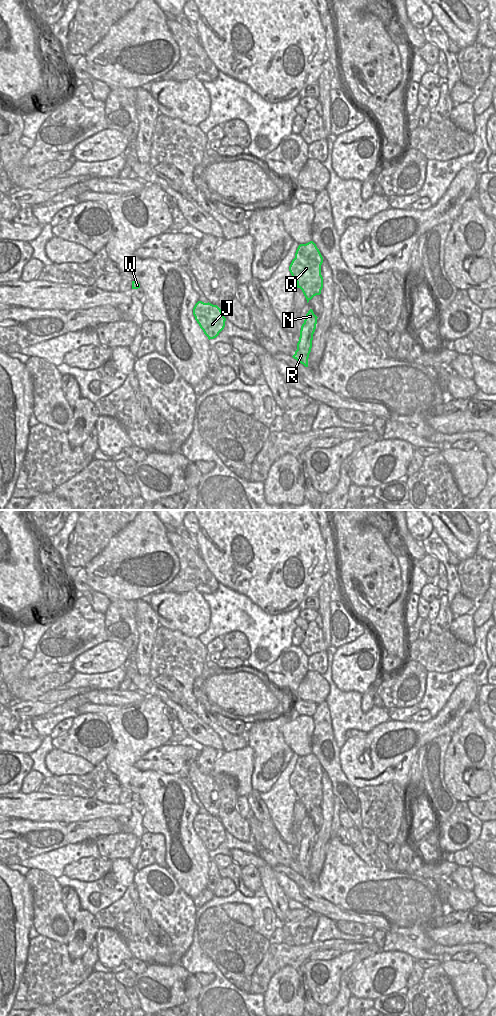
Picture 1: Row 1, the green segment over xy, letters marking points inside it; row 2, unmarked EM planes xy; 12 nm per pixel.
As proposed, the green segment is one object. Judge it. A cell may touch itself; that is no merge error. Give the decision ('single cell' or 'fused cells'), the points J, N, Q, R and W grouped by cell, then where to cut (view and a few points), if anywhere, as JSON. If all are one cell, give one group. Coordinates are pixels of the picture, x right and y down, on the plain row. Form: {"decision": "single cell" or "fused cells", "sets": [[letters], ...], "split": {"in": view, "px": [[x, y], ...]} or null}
{"decision": "fused cells", "sets": [["J", "N", "W"], ["Q", "R"]], "split": {"in": "xy", "px": [[304, 834], [314, 842]]}}

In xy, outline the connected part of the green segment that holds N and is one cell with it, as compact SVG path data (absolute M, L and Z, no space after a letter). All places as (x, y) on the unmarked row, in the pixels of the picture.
M310 821L308 825L305 828L304 835L307 835L309 837L310 841L316 841L317 836L317 828L314 826L313 822Z

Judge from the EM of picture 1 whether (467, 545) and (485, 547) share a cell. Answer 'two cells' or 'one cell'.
two cells

